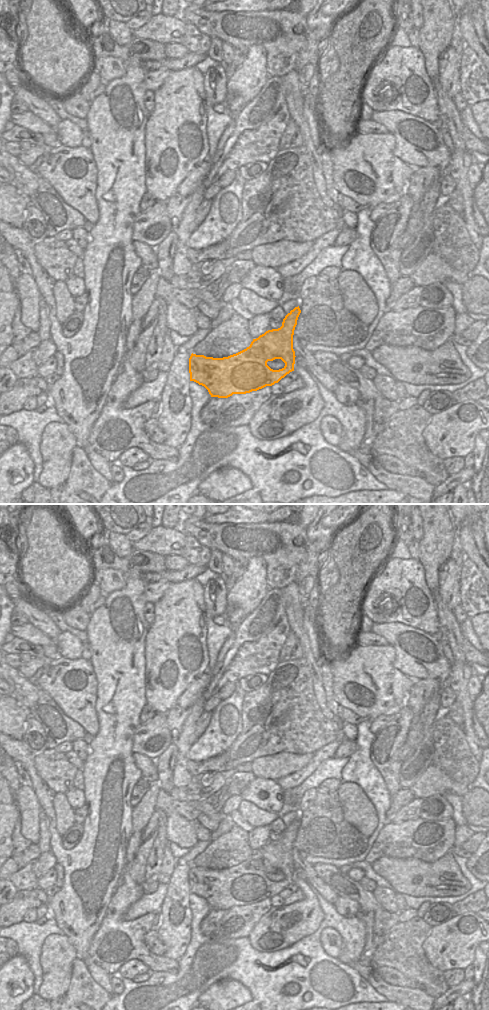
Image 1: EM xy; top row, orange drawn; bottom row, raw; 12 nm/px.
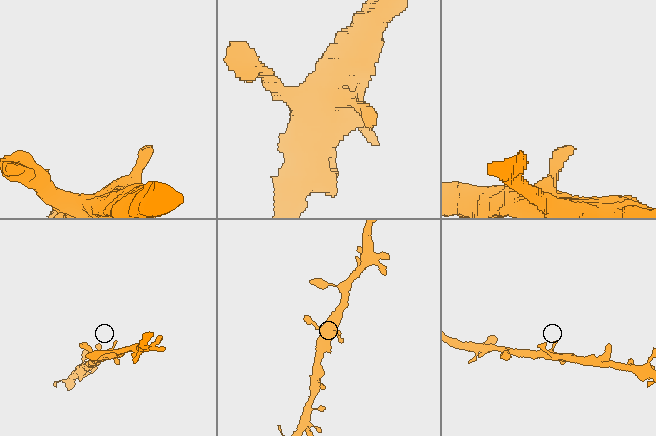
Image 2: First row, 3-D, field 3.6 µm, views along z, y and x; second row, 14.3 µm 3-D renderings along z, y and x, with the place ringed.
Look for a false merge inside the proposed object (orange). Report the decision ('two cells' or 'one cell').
one cell

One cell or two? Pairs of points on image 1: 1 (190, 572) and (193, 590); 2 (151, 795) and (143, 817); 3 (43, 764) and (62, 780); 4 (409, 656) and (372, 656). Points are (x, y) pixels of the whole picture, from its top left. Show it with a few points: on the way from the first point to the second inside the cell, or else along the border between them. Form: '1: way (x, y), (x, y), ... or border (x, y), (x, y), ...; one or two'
1: border (194, 577), (173, 582); two
2: way (149, 800), (143, 812); one
3: way (48, 766), (57, 775); one
4: border (388, 644), (394, 649), (393, 665), (408, 676); two

